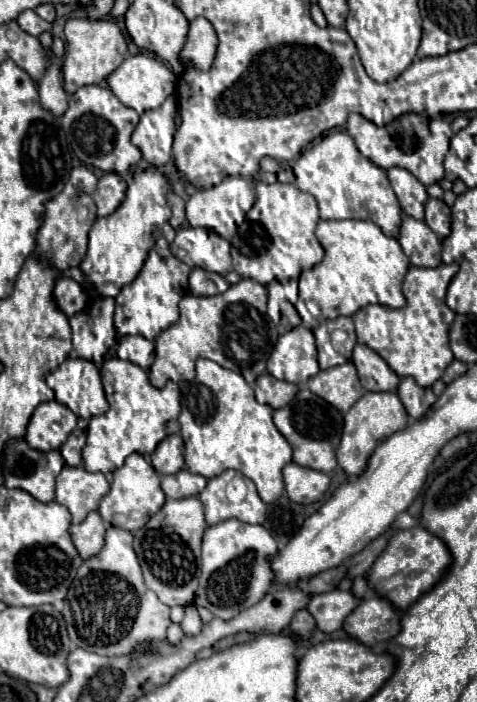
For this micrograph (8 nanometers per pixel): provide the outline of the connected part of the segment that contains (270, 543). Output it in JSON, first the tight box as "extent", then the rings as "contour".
{"extent":[195,519,277,619],"contour":[[[227,519],[207,527],[203,535],[203,571],[195,605],[209,609],[219,619],[233,619],[239,611],[253,607],[273,585],[273,571],[267,555],[277,553],[277,543],[263,525],[249,525]]]}

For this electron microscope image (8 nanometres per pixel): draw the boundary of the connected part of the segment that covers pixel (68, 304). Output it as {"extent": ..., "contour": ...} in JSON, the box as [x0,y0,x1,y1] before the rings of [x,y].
{"extent":[55,277,89,317],"contour":[[[63,277],[55,285],[55,301],[63,309],[63,313],[67,313],[69,317],[85,307],[87,297],[89,295],[85,287],[77,285],[77,281],[73,281],[71,277]]]}

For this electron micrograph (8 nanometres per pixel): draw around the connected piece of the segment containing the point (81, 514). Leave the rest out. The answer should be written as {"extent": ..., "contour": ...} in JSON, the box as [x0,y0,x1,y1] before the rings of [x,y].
{"extent":[55,465,109,523],"contour":[[[65,465],[57,475],[55,501],[65,505],[73,523],[81,523],[89,511],[95,511],[99,499],[107,495],[109,481],[103,473],[89,473],[83,467]]]}

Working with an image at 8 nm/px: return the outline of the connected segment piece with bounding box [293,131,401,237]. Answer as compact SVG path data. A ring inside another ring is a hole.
M347 131L329 133L317 145L303 151L293 163L293 171L297 177L295 185L317 199L321 219L365 219L373 221L385 235L399 237L401 207L387 179L387 171L363 159Z

